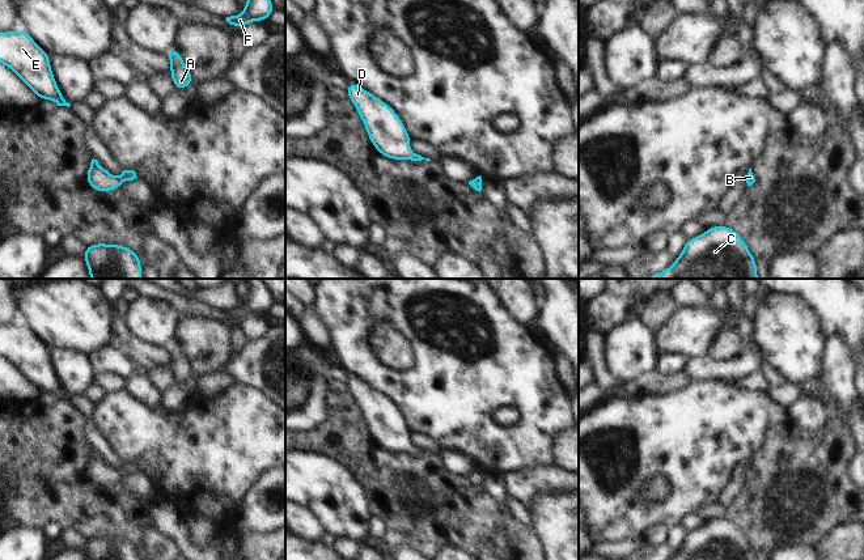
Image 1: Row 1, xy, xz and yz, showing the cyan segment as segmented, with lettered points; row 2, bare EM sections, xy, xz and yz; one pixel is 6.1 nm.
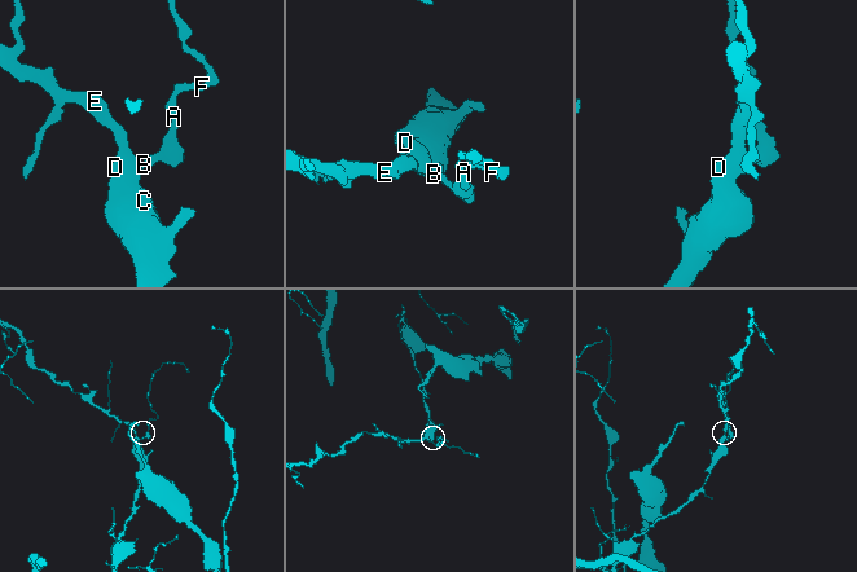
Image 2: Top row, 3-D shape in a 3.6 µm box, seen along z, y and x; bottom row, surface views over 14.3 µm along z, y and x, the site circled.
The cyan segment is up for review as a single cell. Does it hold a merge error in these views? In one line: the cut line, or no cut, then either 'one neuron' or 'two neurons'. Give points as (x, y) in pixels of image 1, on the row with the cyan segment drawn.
no cut | one neuron

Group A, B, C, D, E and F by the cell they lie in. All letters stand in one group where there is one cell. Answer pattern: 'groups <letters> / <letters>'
groups A B C D E F

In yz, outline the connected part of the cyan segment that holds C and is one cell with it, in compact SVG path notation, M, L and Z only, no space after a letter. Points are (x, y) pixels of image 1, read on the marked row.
M708 226L696 238L687 238L683 251L665 271L647 279L758 279L757 263L747 245L729 226Z

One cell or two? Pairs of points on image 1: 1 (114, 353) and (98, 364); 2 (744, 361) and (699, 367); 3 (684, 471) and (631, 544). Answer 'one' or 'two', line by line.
1: one
2: one
3: two

